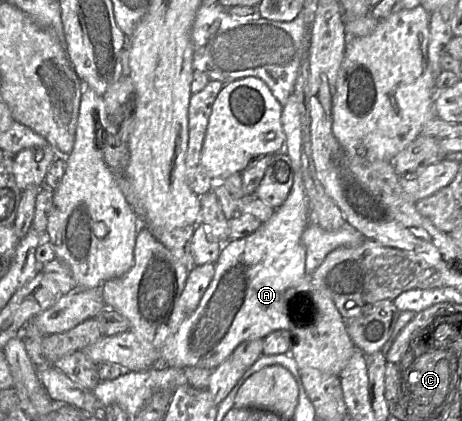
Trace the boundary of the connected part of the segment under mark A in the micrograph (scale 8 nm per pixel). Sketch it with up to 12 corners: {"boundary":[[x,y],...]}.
{"boundary":[[294,93],[285,202],[223,244],[198,307],[160,350],[127,331],[81,350],[140,372],[215,370],[244,341],[297,332],[309,204]]}

